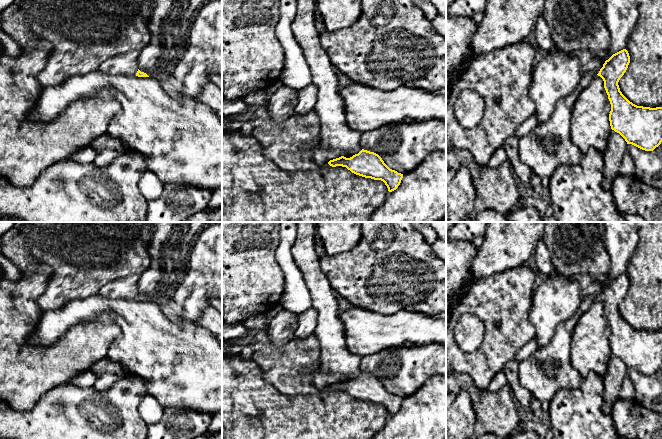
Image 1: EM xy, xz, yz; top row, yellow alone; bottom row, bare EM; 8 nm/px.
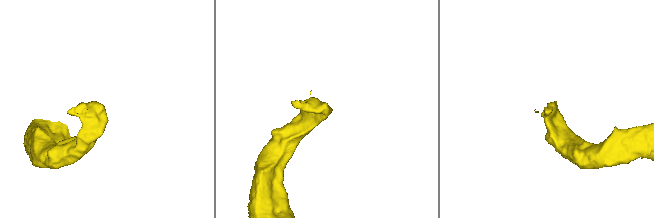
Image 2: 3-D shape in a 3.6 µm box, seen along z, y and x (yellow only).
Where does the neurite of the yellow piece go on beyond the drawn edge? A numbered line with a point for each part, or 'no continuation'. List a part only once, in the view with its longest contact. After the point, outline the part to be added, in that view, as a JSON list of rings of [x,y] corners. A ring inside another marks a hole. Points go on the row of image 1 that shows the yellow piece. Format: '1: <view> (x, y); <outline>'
1: xz (336, 135); [[[296,0],[296,16],[291,30],[309,66],[312,84],[318,89],[313,110],[320,119],[322,146],[350,158],[362,150],[362,133],[348,126],[334,65],[321,45],[321,33],[315,26],[316,11],[315,0]]]

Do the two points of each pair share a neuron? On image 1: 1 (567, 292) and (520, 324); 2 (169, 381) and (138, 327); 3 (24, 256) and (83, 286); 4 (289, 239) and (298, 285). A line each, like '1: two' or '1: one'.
1: two
2: one
3: one
4: one

